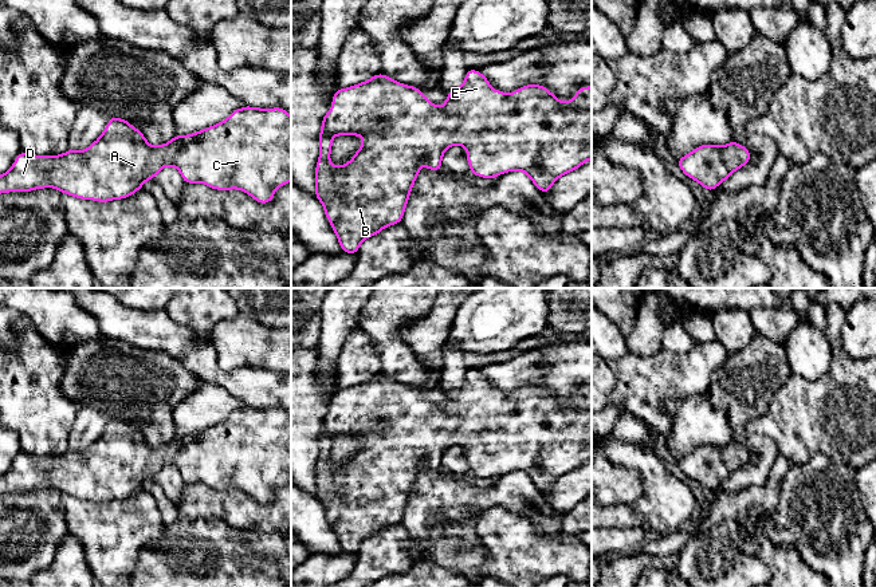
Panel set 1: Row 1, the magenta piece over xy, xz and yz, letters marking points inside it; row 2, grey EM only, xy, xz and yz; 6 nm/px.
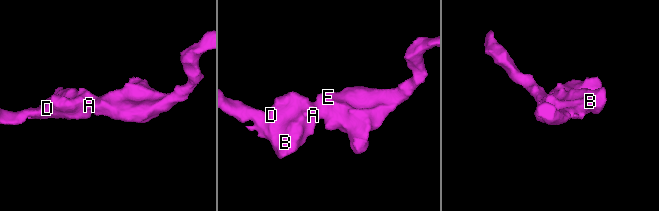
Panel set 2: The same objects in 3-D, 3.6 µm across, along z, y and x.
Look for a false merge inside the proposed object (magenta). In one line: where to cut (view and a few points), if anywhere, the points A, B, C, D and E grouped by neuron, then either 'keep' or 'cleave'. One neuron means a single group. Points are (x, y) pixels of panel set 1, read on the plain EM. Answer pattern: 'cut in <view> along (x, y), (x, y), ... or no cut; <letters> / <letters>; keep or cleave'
no cut; A B C D E; keep

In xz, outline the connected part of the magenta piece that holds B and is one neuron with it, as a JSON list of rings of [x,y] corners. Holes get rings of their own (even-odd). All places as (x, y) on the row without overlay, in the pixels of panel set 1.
[[[467,370],[464,383],[447,395],[443,407],[439,407],[435,403],[429,402],[420,389],[398,383],[397,381],[384,374],[377,374],[366,382],[361,382],[360,385],[350,386],[343,390],[338,389],[333,395],[331,410],[327,411],[323,417],[319,433],[319,458],[315,468],[315,497],[323,505],[325,515],[338,537],[342,552],[357,553],[364,540],[378,535],[380,531],[389,525],[401,523],[412,486],[419,476],[420,466],[425,465],[433,473],[440,470],[444,452],[455,445],[460,445],[467,449],[470,472],[475,476],[483,478],[494,478],[507,472],[521,470],[530,477],[530,480],[541,491],[541,493],[547,493],[551,489],[553,484],[561,476],[578,469],[584,462],[592,460],[592,387],[584,386],[569,402],[559,402],[554,394],[551,394],[545,386],[539,385],[526,385],[511,394],[492,390],[490,382],[483,374],[480,374],[478,370]],[[334,436],[361,436],[364,438],[361,448],[355,452],[354,457],[346,465],[333,466],[330,462],[330,452],[333,446],[331,438]]]

